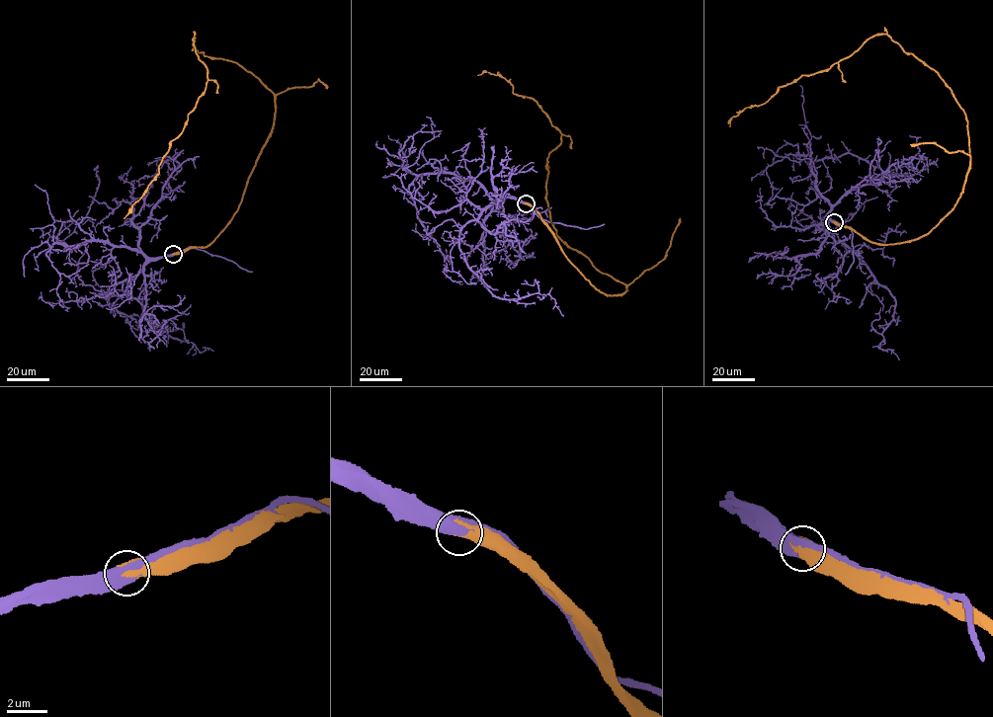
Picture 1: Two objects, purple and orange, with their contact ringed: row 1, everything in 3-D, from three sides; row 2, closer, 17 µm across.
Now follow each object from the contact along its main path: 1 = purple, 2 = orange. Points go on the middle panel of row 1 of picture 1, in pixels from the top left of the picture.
1: (526, 203), (492, 199), (478, 183), (453, 174), (420, 175), (408, 194), (419, 220), (451, 263), (446, 249)
2: (526, 203), (593, 286), (608, 295), (626, 289), (556, 234), (546, 167), (560, 130), (510, 82), (477, 75)

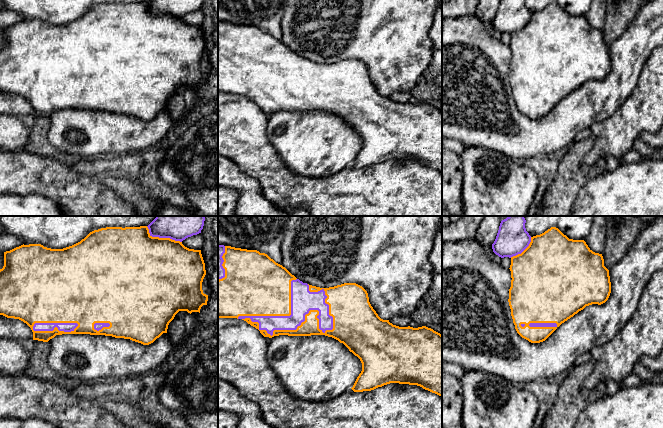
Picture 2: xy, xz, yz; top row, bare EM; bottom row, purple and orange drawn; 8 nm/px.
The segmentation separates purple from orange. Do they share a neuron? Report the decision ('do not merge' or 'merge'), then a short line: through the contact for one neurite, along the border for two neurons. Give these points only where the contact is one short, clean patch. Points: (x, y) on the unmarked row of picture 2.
merge

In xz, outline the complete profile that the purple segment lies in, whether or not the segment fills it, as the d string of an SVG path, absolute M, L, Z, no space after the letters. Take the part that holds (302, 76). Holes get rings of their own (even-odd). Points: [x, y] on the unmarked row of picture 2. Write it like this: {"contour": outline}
{"contour": "M218 20L218 94L242 95L258 105L264 113L269 114L279 111L325 111L338 116L340 119L343 119L350 128L357 132L362 139L362 147L351 164L354 168L371 167L390 159L399 159L417 161L442 173L442 111L426 102L418 104L410 102L399 103L390 99L389 96L381 95L371 82L367 67L356 59L344 59L329 64L312 62L297 55L285 43L276 39L265 29L260 29L257 26L247 26Z"}

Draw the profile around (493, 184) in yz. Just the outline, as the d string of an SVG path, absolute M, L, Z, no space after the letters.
M464 146L460 157L463 167L462 216L526 216L539 186L539 177L533 169L485 147Z

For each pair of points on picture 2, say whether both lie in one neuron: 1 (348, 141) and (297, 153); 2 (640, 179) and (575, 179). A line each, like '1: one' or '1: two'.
1: one
2: two

